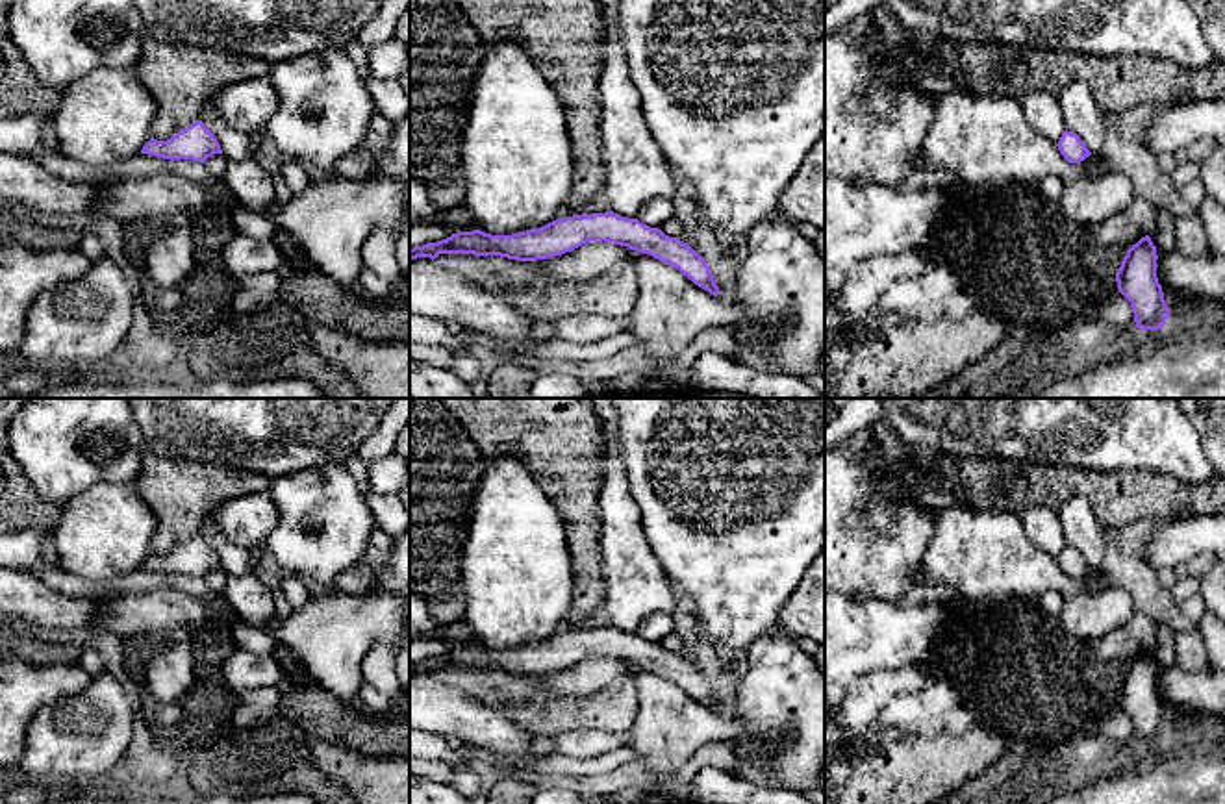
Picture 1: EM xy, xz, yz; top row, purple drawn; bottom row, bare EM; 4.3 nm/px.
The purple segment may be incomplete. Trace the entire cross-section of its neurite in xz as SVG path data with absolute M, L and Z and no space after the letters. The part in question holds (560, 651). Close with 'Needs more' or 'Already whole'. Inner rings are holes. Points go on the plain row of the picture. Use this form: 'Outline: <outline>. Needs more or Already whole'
Outline: M612 624L556 634L537 645L511 650L491 650L482 645L458 647L437 658L410 663L410 676L436 674L439 669L500 671L517 676L537 676L571 667L589 656L604 656L649 669L688 691L695 700L717 711L719 702L708 678L689 660L650 643L638 634L626 634Z. Already whole

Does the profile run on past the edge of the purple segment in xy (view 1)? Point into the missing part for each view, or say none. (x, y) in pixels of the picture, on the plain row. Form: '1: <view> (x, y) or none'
1: none

